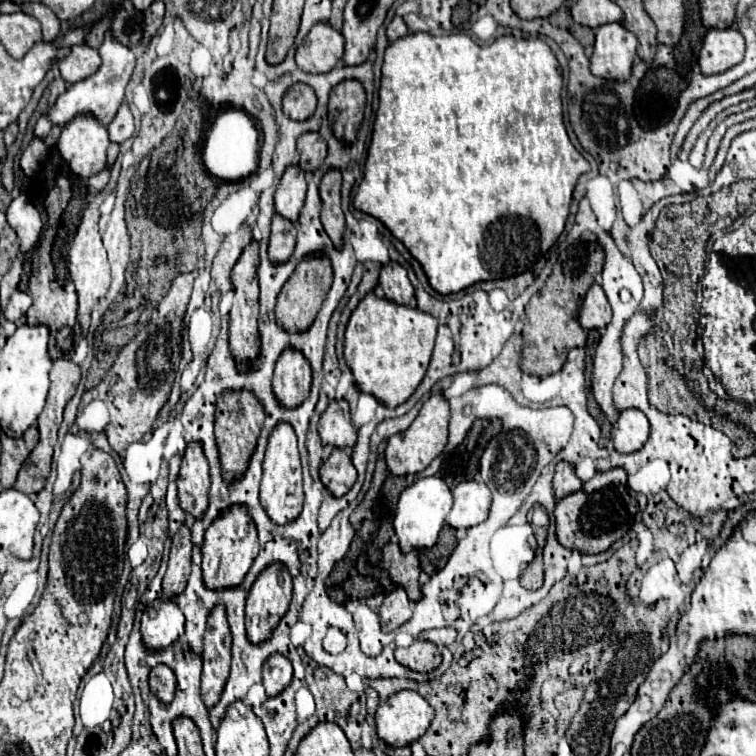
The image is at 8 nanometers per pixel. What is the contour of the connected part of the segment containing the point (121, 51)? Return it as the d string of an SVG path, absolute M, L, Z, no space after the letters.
M106 33L106 39L104 39L104 43L100 45L98 51L100 51L100 57L102 57L100 69L92 77L70 85L56 99L56 103L50 107L50 111L46 113L46 117L50 117L50 121L52 121L52 125L64 127L74 117L78 117L82 113L90 113L92 117L98 117L98 121L102 121L102 125L108 127L112 123L112 119L116 117L116 111L124 101L126 83L130 81L130 75L132 75L132 69L134 69L134 53L128 47L124 47L122 43L116 43L110 37L110 33Z

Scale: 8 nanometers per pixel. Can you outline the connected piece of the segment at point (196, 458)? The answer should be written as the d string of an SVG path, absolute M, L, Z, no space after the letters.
M198 441L188 443L182 457L180 479L178 479L178 499L180 507L192 517L200 517L208 507L208 489L210 489L210 467Z

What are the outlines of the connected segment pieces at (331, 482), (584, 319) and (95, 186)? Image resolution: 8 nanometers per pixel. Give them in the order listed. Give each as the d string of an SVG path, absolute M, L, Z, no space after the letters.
M334 449L326 463L320 467L320 479L334 497L346 495L356 481L356 469L348 453L342 449Z
M594 283L590 287L590 291L586 293L586 299L580 307L580 325L586 331L604 329L610 323L610 317L612 317L610 303L608 303L602 287L598 283Z
M108 169L100 171L98 175L94 175L94 177L88 179L88 191L90 191L90 193L100 193L100 191L106 187L108 179L110 179L110 171L108 171Z

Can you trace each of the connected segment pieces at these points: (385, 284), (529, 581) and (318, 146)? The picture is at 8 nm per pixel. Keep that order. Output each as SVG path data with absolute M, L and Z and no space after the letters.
M394 261L382 267L380 271L380 287L384 291L384 297L388 301L394 301L398 305L408 305L414 297L414 289L408 281L406 269Z
M538 551L536 557L534 557L534 561L522 573L520 583L526 589L540 589L542 581L544 581L544 565L542 565L542 551Z
M302 133L298 139L298 151L300 151L298 165L310 173L324 163L326 141L320 137L320 133Z

